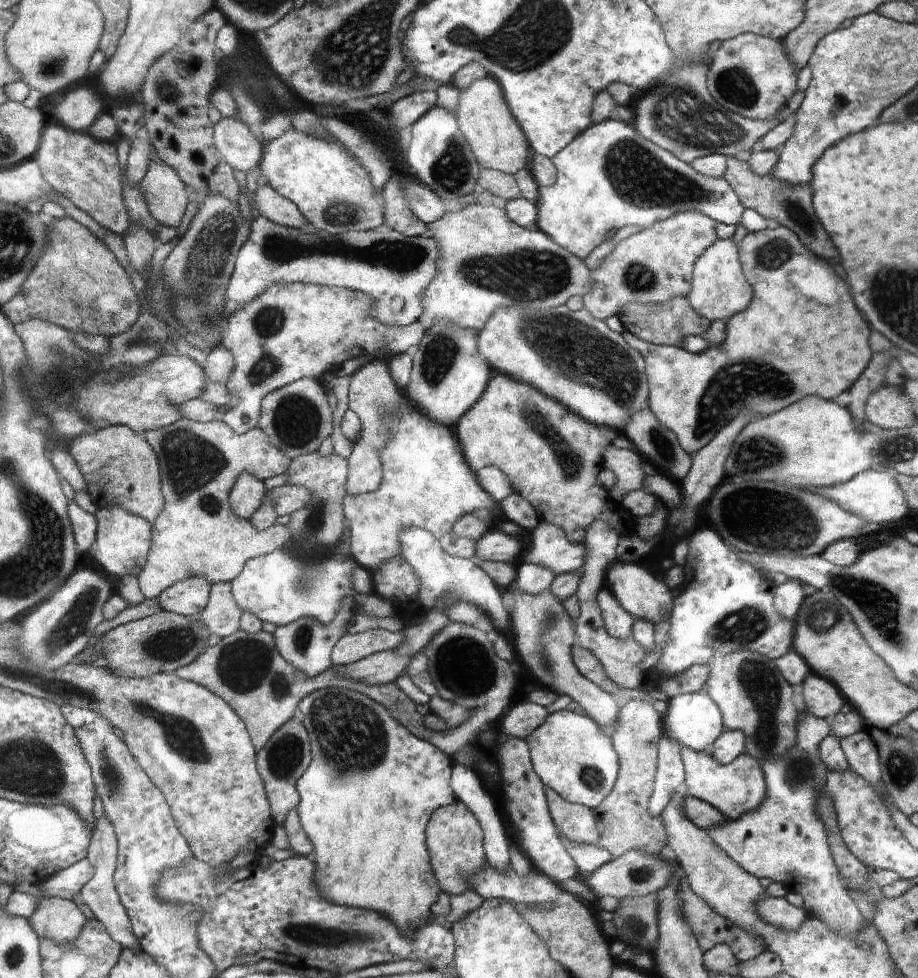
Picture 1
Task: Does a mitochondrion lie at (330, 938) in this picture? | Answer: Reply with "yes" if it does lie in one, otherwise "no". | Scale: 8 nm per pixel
yes

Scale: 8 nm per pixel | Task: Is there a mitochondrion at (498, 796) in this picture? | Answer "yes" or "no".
no

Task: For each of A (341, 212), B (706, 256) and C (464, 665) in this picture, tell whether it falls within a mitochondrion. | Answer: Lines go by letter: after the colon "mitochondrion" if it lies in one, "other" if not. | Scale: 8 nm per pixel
A: mitochondrion
B: other
C: mitochondrion

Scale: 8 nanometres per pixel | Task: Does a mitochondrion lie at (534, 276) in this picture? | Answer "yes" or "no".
yes

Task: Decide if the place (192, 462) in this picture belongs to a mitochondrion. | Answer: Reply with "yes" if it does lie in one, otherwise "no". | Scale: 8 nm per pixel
yes

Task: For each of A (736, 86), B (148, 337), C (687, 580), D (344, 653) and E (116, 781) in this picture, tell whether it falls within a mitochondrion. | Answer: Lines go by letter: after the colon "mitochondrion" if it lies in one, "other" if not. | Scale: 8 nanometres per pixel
A: mitochondrion
B: mitochondrion
C: other
D: other
E: mitochondrion

